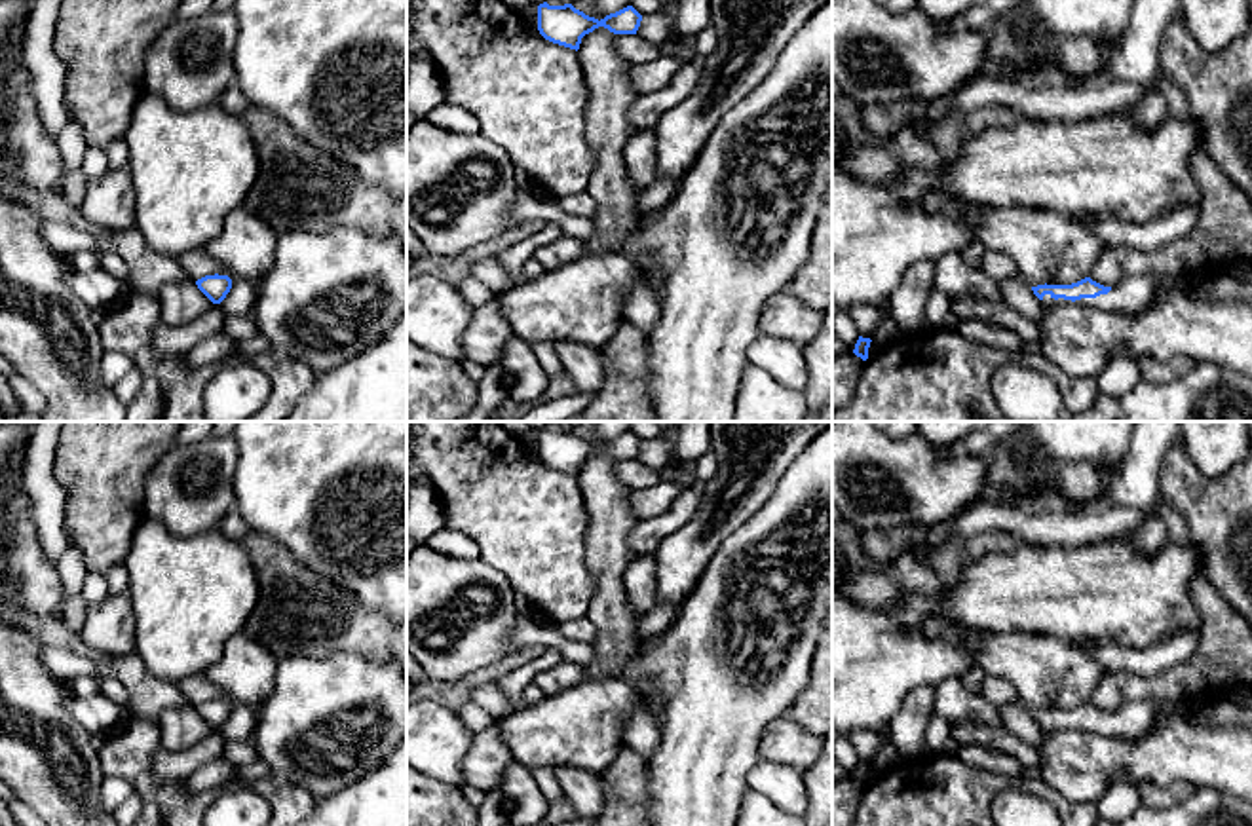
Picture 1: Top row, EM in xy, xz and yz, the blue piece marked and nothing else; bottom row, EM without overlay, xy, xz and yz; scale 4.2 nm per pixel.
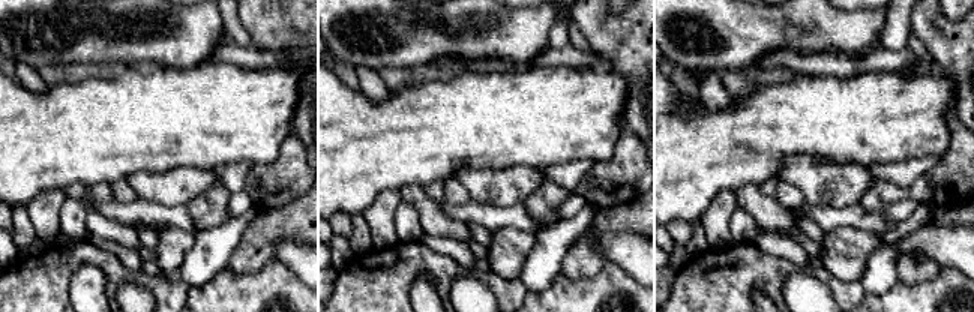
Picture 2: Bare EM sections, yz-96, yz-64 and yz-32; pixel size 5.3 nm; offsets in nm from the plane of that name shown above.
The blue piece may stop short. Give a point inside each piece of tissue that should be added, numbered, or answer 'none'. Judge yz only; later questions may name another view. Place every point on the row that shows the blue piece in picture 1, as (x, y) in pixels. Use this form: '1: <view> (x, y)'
1: yz (1131, 295)

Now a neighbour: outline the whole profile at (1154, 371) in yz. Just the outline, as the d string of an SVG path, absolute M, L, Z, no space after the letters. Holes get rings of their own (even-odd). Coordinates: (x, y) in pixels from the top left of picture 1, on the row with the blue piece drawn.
M1172 357L1168 361L1157 361L1157 359L1142 359L1140 363L1140 374L1144 380L1153 384L1165 384L1174 378L1186 376L1193 366L1193 361L1187 357Z

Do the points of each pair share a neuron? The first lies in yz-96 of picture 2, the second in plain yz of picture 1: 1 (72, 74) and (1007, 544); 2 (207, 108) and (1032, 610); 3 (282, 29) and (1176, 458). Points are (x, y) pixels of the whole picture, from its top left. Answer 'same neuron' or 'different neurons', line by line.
1: same neuron
2: same neuron
3: same neuron

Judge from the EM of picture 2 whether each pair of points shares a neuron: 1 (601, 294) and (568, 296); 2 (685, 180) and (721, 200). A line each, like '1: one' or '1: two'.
1: one
2: two

